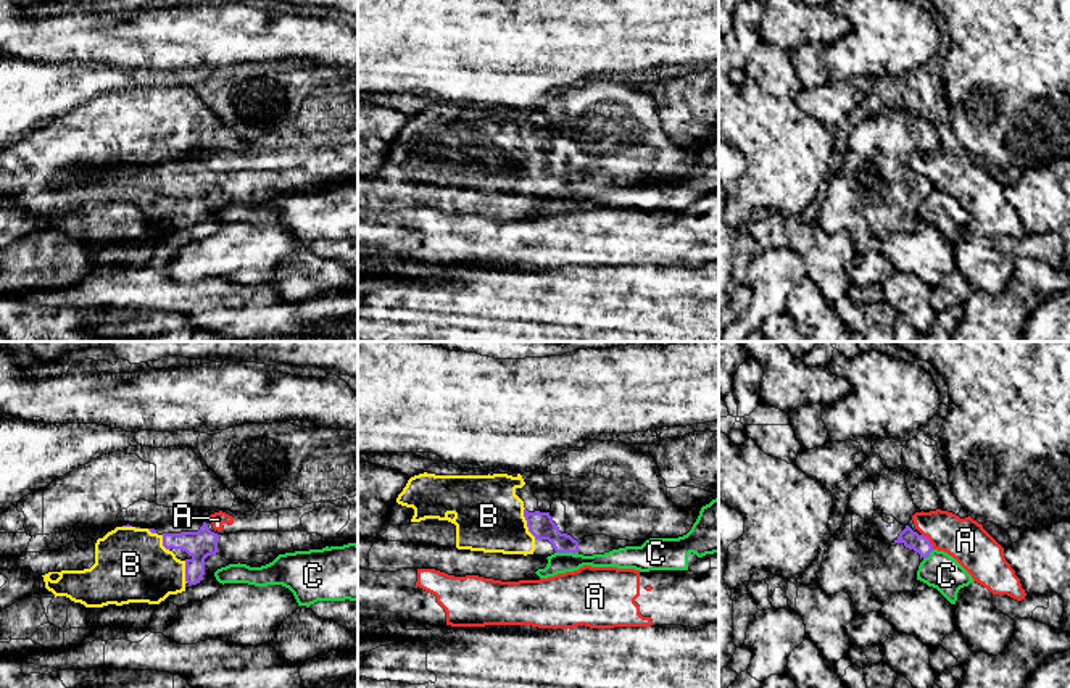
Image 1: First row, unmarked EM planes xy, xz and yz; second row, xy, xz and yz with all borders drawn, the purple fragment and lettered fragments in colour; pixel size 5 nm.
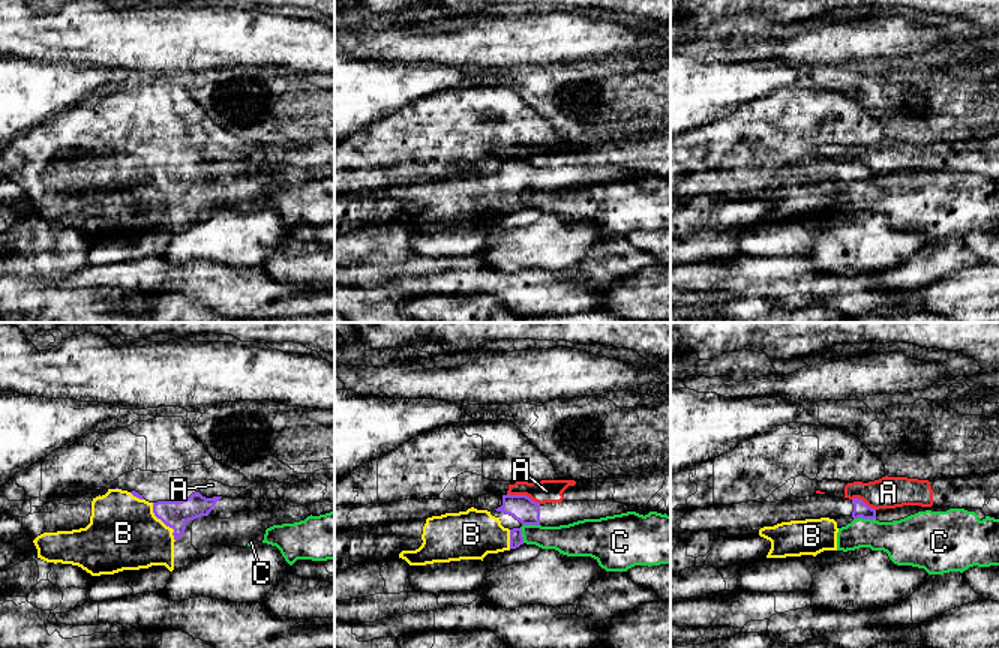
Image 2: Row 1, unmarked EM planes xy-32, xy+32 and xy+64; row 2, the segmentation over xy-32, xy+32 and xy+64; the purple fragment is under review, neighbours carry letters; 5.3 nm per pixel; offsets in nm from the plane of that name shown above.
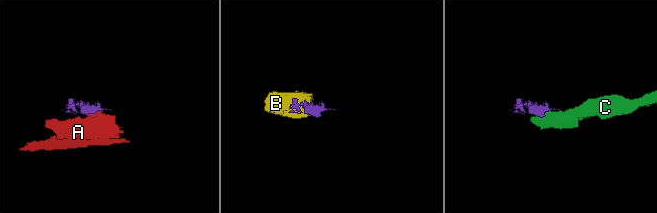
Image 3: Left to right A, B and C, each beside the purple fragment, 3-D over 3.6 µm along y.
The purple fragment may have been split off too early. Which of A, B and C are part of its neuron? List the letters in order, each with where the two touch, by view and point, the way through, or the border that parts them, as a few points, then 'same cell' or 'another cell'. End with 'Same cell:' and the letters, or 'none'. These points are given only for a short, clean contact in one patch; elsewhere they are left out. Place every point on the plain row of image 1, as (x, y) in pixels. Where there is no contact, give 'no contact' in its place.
A: contact yz (928, 181); border yz (922, 173), (933, 187); another cell
B: contact xz (527, 163); same cell
C: contact xz (568, 190); border xz (556, 190), (577, 192); another cell
Same cell: B

